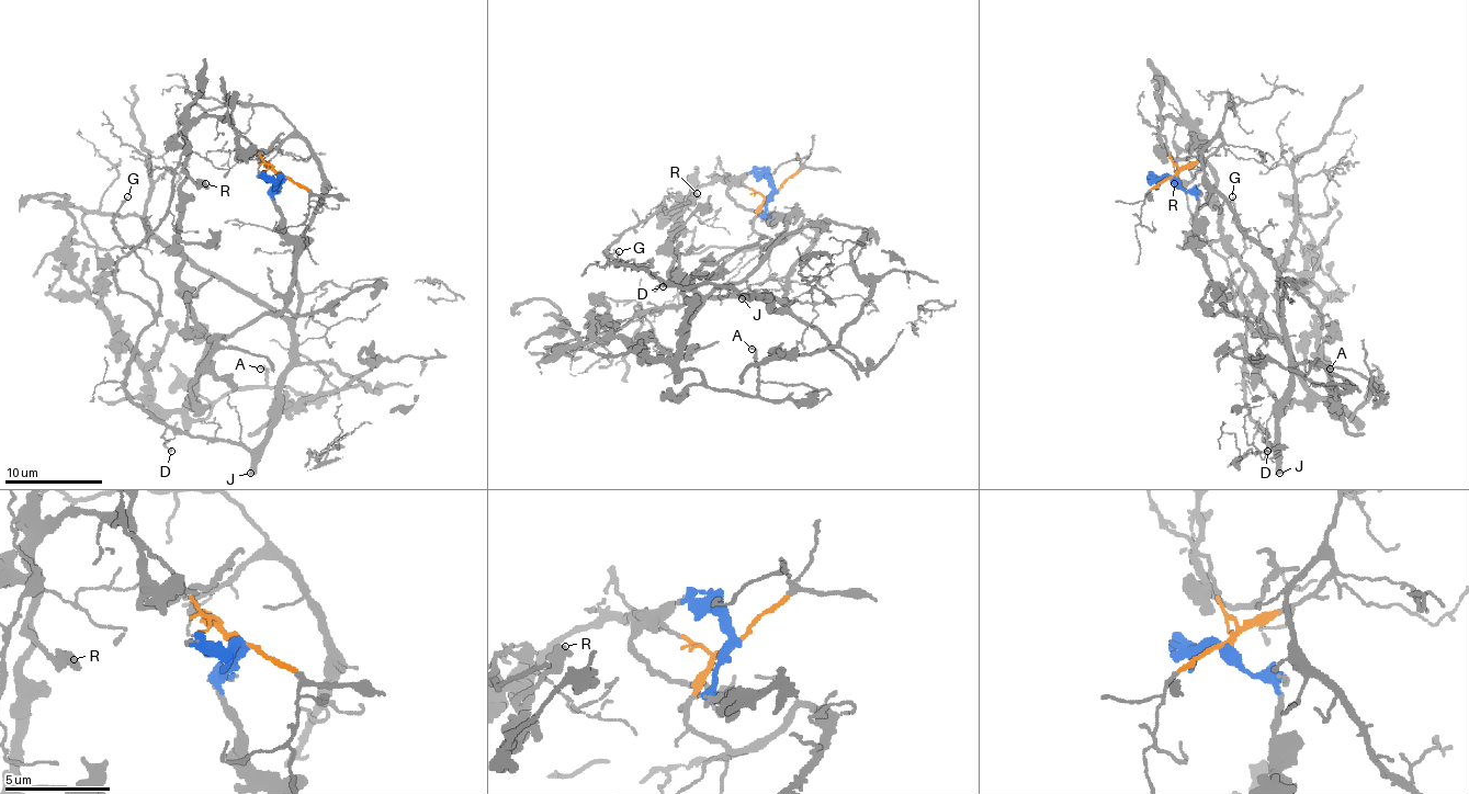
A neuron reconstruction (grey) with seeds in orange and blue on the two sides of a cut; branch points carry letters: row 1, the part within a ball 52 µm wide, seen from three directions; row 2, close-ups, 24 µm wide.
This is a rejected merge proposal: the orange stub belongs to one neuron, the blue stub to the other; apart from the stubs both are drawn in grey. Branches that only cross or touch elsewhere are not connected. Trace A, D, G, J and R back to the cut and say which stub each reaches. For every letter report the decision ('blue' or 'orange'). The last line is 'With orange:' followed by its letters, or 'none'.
A: blue
D: orange
G: orange
J: orange
R: blue
With orange: D, G, J

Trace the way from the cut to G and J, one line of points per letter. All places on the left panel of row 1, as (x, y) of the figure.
G: (283, 177), (261, 157), (298, 138), (325, 196), (252, 449), (125, 388), (159, 308), (128, 196)
J: (283, 177), (261, 157), (298, 138), (313, 152), (325, 196), (301, 235), (289, 372), (271, 437), (249, 474)

